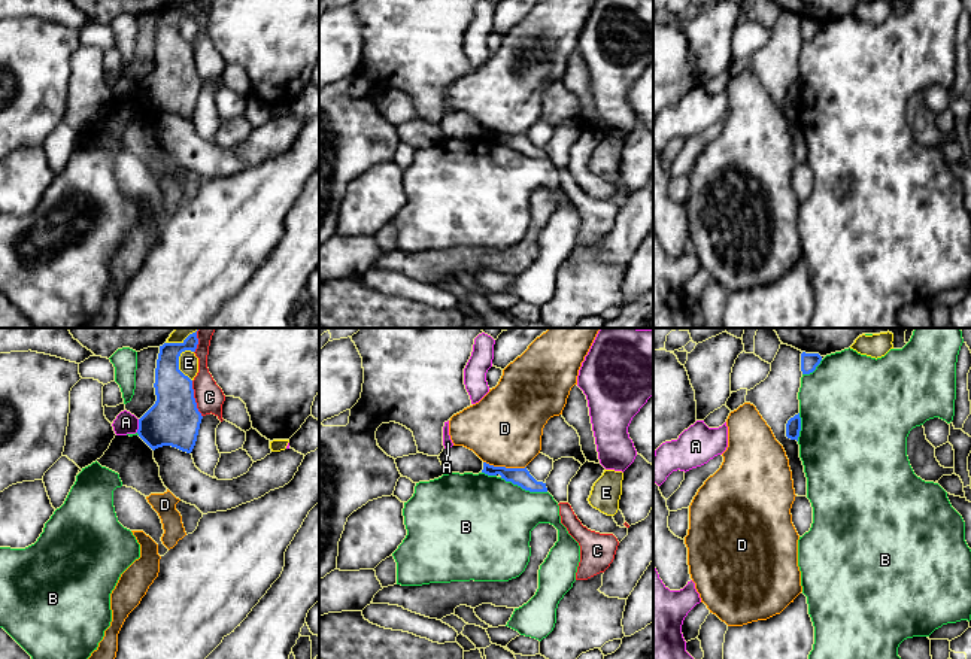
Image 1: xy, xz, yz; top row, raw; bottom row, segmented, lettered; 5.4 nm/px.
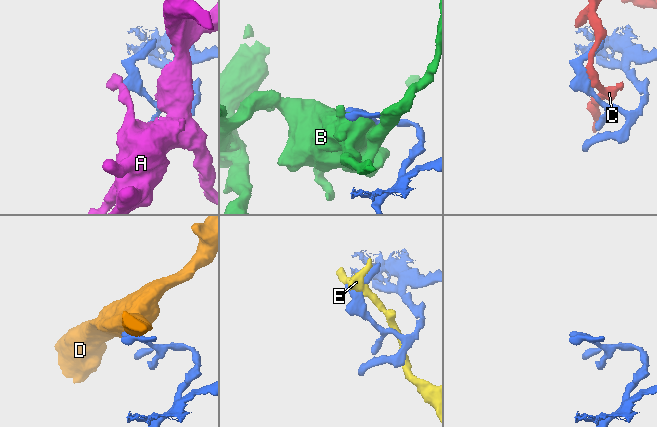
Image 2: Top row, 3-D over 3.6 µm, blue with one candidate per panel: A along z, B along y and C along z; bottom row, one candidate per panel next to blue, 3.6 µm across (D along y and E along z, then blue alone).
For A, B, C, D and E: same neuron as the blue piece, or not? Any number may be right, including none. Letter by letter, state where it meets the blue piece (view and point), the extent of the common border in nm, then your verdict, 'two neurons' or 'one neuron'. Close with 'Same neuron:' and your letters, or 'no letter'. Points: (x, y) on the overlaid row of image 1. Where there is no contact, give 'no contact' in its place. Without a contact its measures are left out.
A: meets blue in xy at (139, 425); contact 70 nm long; two neurons
B: meets blue in xz at (524, 488); contact 260 nm long; two neurons
C: meets blue in xy at (194, 398); contact 200 nm long; two neurons
D: meets blue in xz at (504, 467); contact 240 nm long; two neurons
E: meets blue in xy at (178, 366); contact 180 nm long; two neurons
Same neuron: no letter

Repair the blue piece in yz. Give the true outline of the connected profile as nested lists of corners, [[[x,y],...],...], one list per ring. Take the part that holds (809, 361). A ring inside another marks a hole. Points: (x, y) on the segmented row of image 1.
[[[801,353],[801,371],[802,374],[810,374],[820,364],[822,356],[819,353]]]

